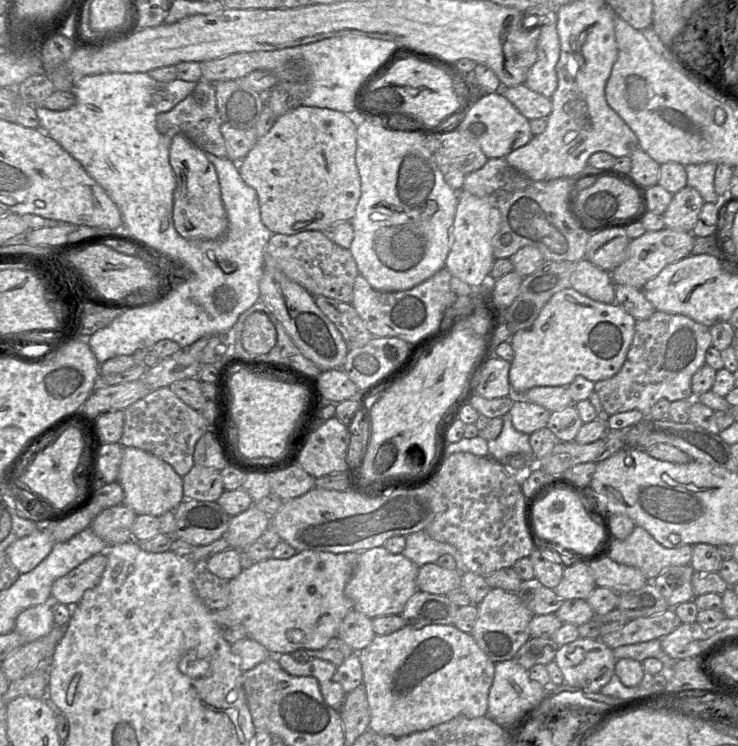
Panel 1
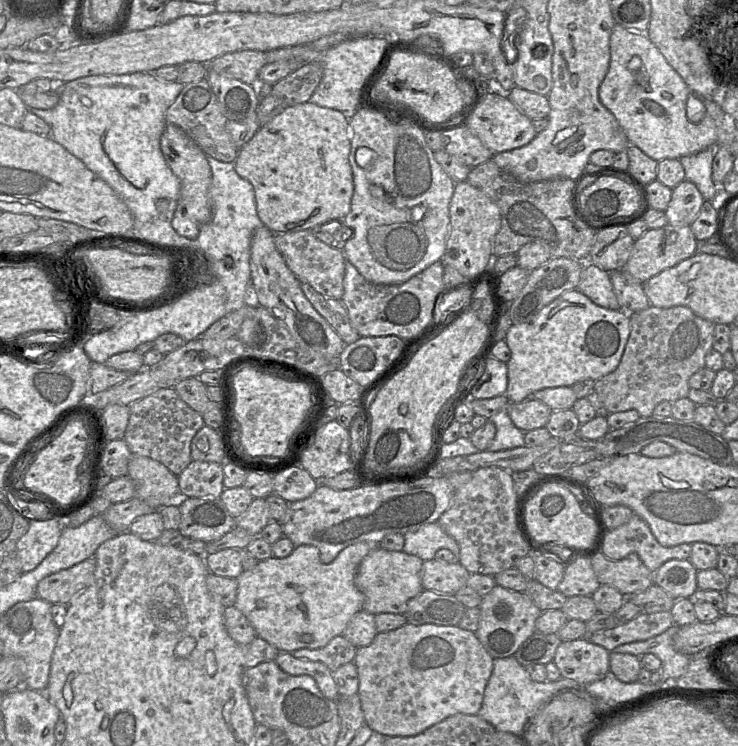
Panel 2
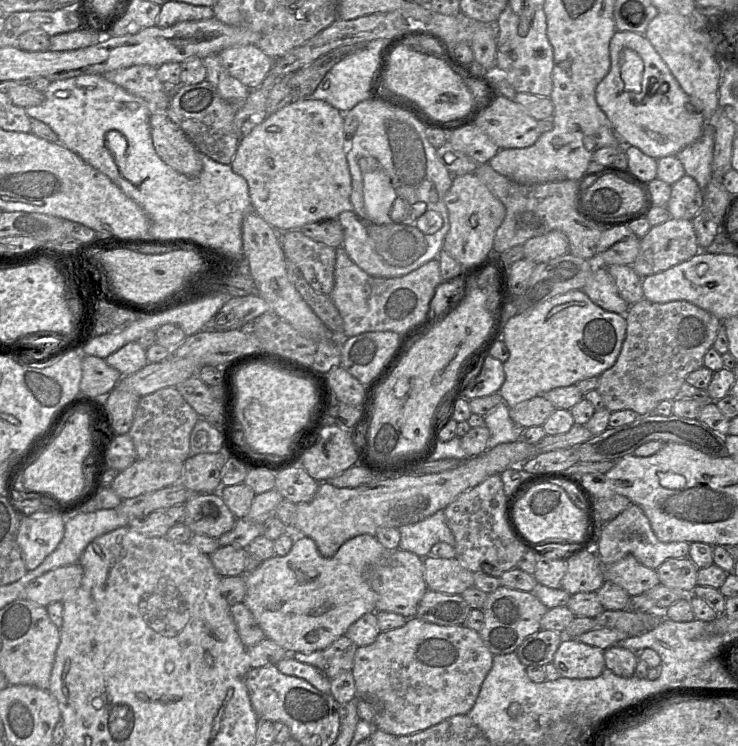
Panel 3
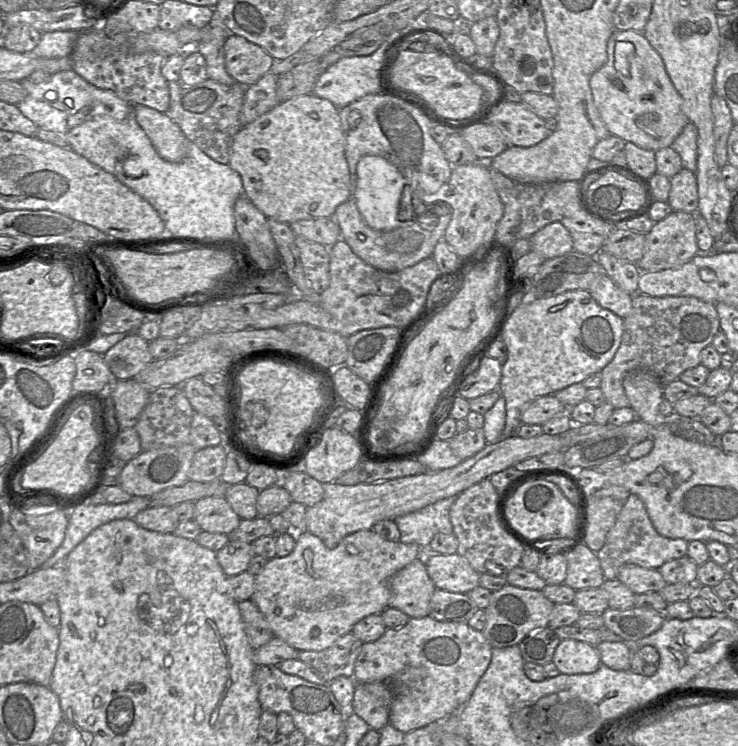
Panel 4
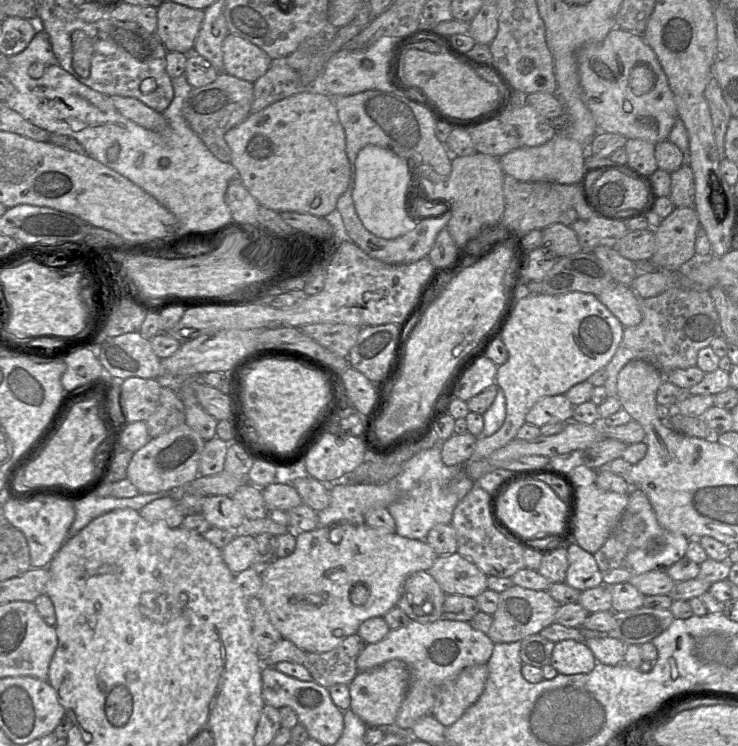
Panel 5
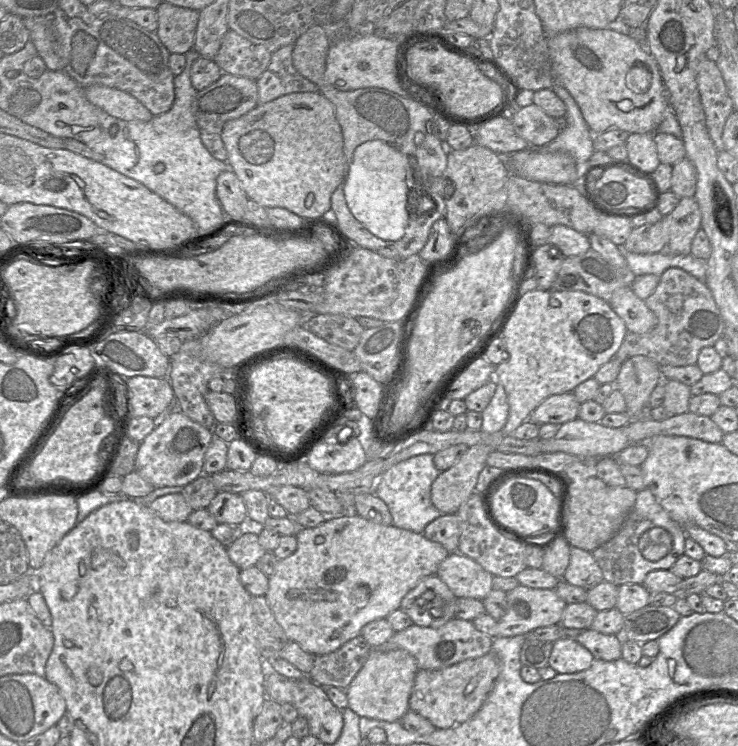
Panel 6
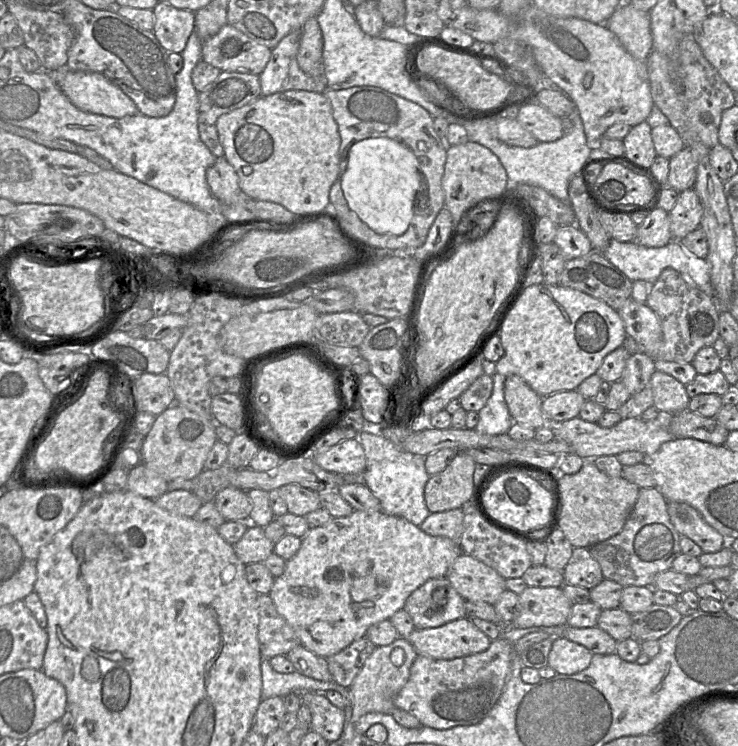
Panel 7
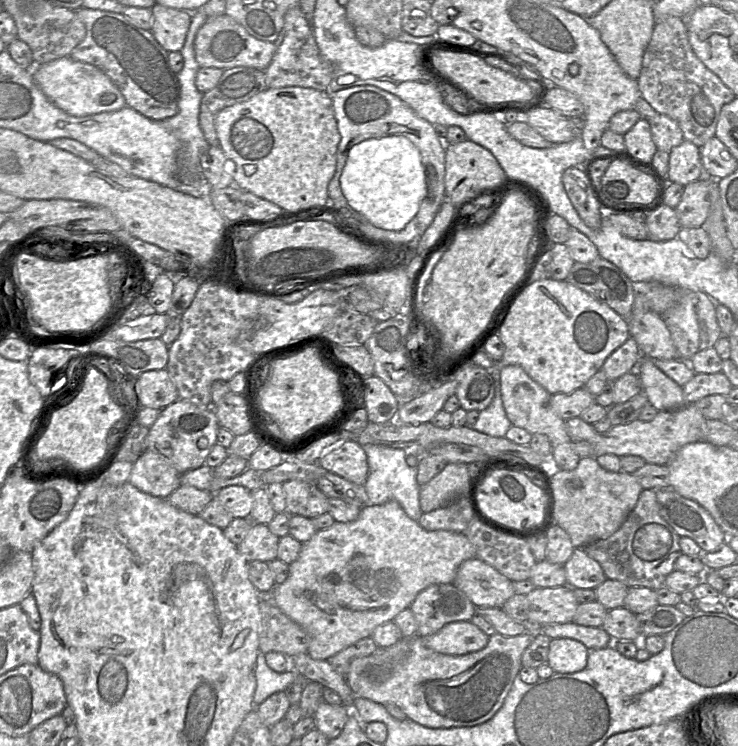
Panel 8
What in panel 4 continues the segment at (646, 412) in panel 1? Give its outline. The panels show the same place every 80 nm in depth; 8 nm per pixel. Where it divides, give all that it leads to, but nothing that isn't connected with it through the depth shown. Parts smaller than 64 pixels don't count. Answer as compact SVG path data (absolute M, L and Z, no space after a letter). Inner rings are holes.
M636 293L632 309L623 319L623 335L613 359L601 370L601 389L605 402L614 408L630 407L623 388L625 375L635 369L651 372L663 386L679 379L680 375L701 364L701 351L712 344L720 331L716 304L695 297L652 297Z

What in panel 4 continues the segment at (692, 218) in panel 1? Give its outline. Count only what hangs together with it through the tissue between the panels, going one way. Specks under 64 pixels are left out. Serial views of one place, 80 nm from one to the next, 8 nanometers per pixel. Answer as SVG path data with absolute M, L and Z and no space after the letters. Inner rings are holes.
M682 168L670 178L671 189L668 204L673 211L696 214L698 211L698 188L695 173Z

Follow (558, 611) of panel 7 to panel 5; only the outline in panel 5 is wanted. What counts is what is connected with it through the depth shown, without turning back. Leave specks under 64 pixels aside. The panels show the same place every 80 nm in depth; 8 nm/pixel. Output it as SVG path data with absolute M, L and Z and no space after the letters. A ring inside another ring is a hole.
M513 585L500 593L496 612L492 615L493 622L487 636L495 643L522 641L524 638L540 633L555 622L555 613L560 604L547 591L525 589Z

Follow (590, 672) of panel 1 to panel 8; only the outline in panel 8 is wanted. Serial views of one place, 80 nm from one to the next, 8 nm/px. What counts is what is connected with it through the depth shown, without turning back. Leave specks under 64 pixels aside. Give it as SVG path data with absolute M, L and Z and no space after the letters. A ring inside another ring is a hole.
M553 638L549 644L548 664L554 672L574 673L587 665L589 649L571 638Z

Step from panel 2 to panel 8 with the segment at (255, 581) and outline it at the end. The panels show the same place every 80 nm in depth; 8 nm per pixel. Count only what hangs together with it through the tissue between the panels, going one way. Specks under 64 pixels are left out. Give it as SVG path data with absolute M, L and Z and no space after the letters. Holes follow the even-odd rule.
M390 500L384 504L364 505L356 520L352 522L335 521L329 528L318 530L310 540L302 543L302 548L298 558L289 564L288 578L273 588L273 600L278 608L291 620L296 622L308 636L308 655L314 660L327 660L357 641L370 637L379 625L394 621L394 618L404 609L410 608L417 595L434 584L453 583L459 566L468 559L475 557L475 550L464 533L447 530L428 531L420 526L418 521L411 519L403 510L401 505Z

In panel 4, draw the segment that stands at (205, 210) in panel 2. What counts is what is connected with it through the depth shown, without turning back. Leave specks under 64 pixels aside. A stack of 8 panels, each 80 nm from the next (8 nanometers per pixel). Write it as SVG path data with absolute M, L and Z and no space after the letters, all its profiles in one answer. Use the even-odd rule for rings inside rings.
M134 105L134 112L137 123L163 159L171 163L179 163L185 159L187 138L166 113L144 105Z

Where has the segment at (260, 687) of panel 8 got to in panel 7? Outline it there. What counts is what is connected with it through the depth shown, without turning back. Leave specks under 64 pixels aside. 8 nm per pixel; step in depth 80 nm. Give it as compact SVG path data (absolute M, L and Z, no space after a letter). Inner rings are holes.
M262 657L260 665L262 677L262 699L275 696L284 697L293 692L302 693L313 691L325 693L328 690L335 690L342 693L342 689L344 687L333 681L318 681L313 678L306 677L296 671L289 674L278 673L273 670L268 660L269 659Z

